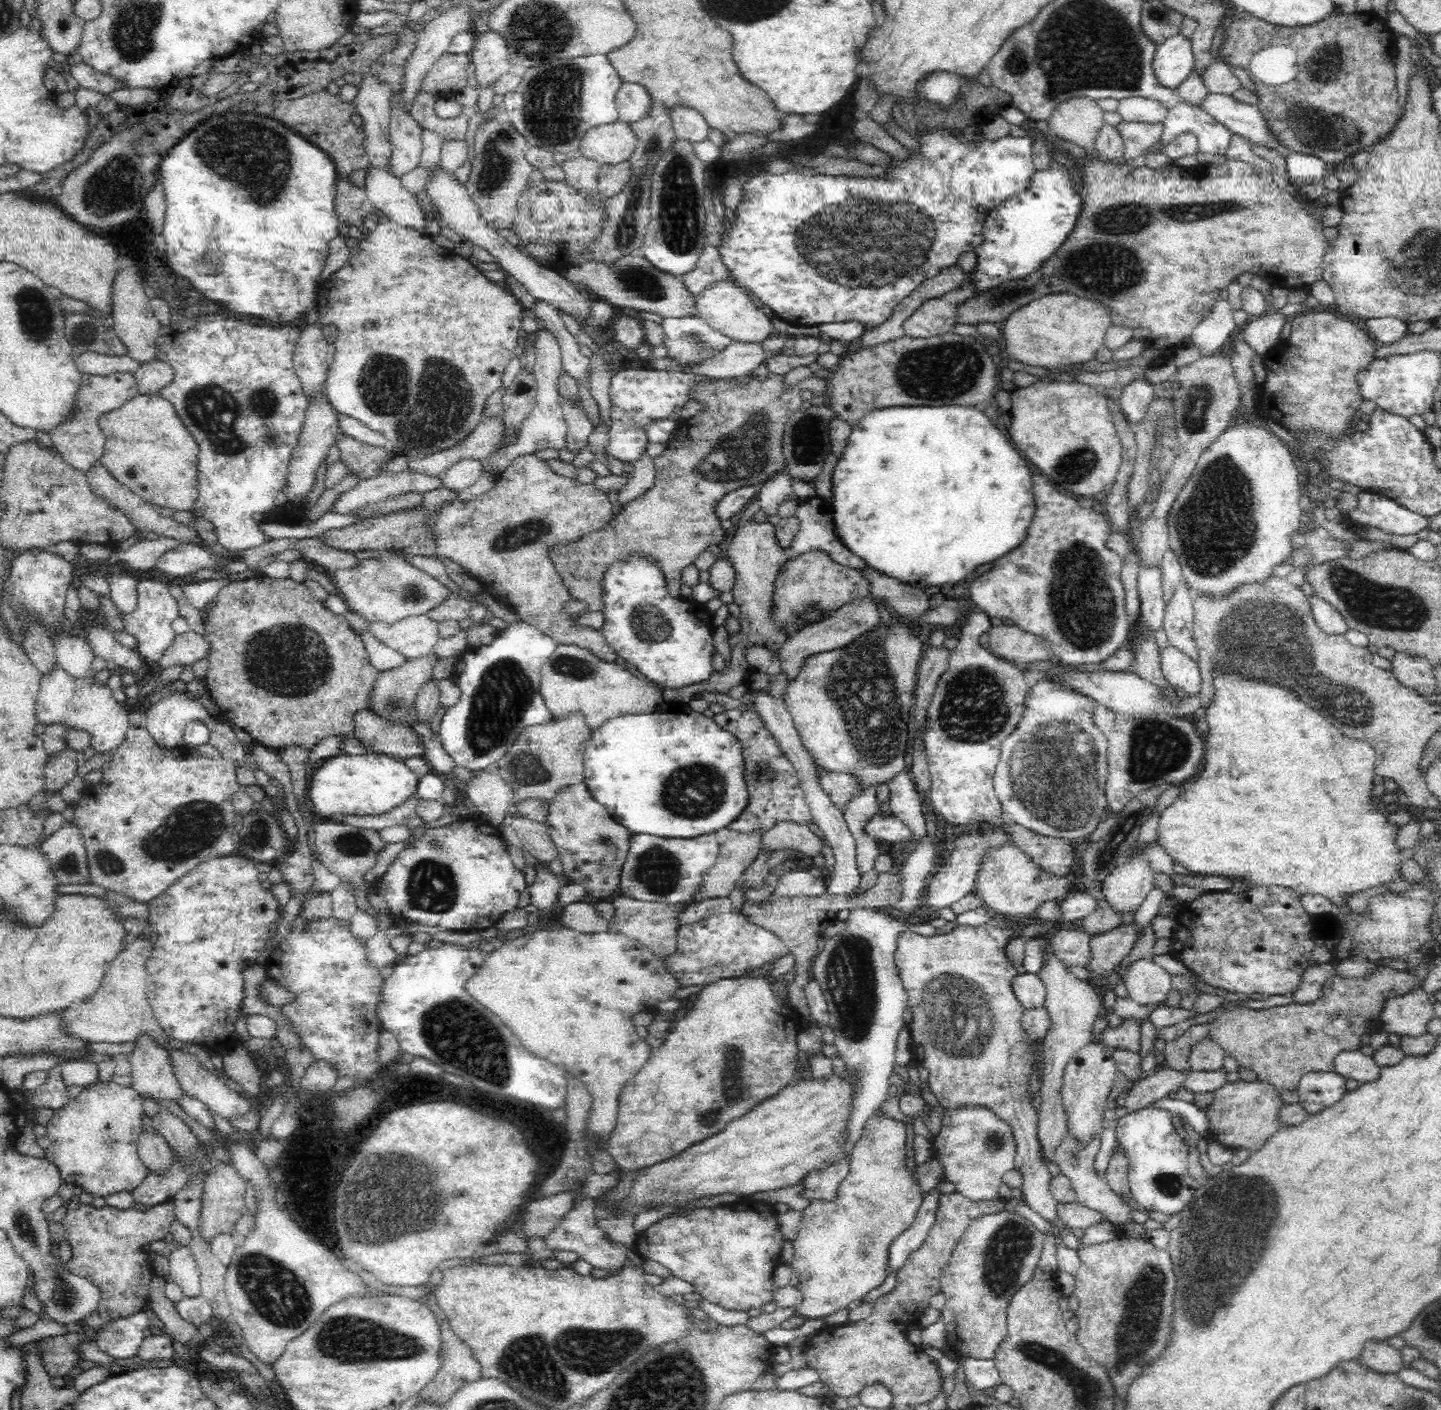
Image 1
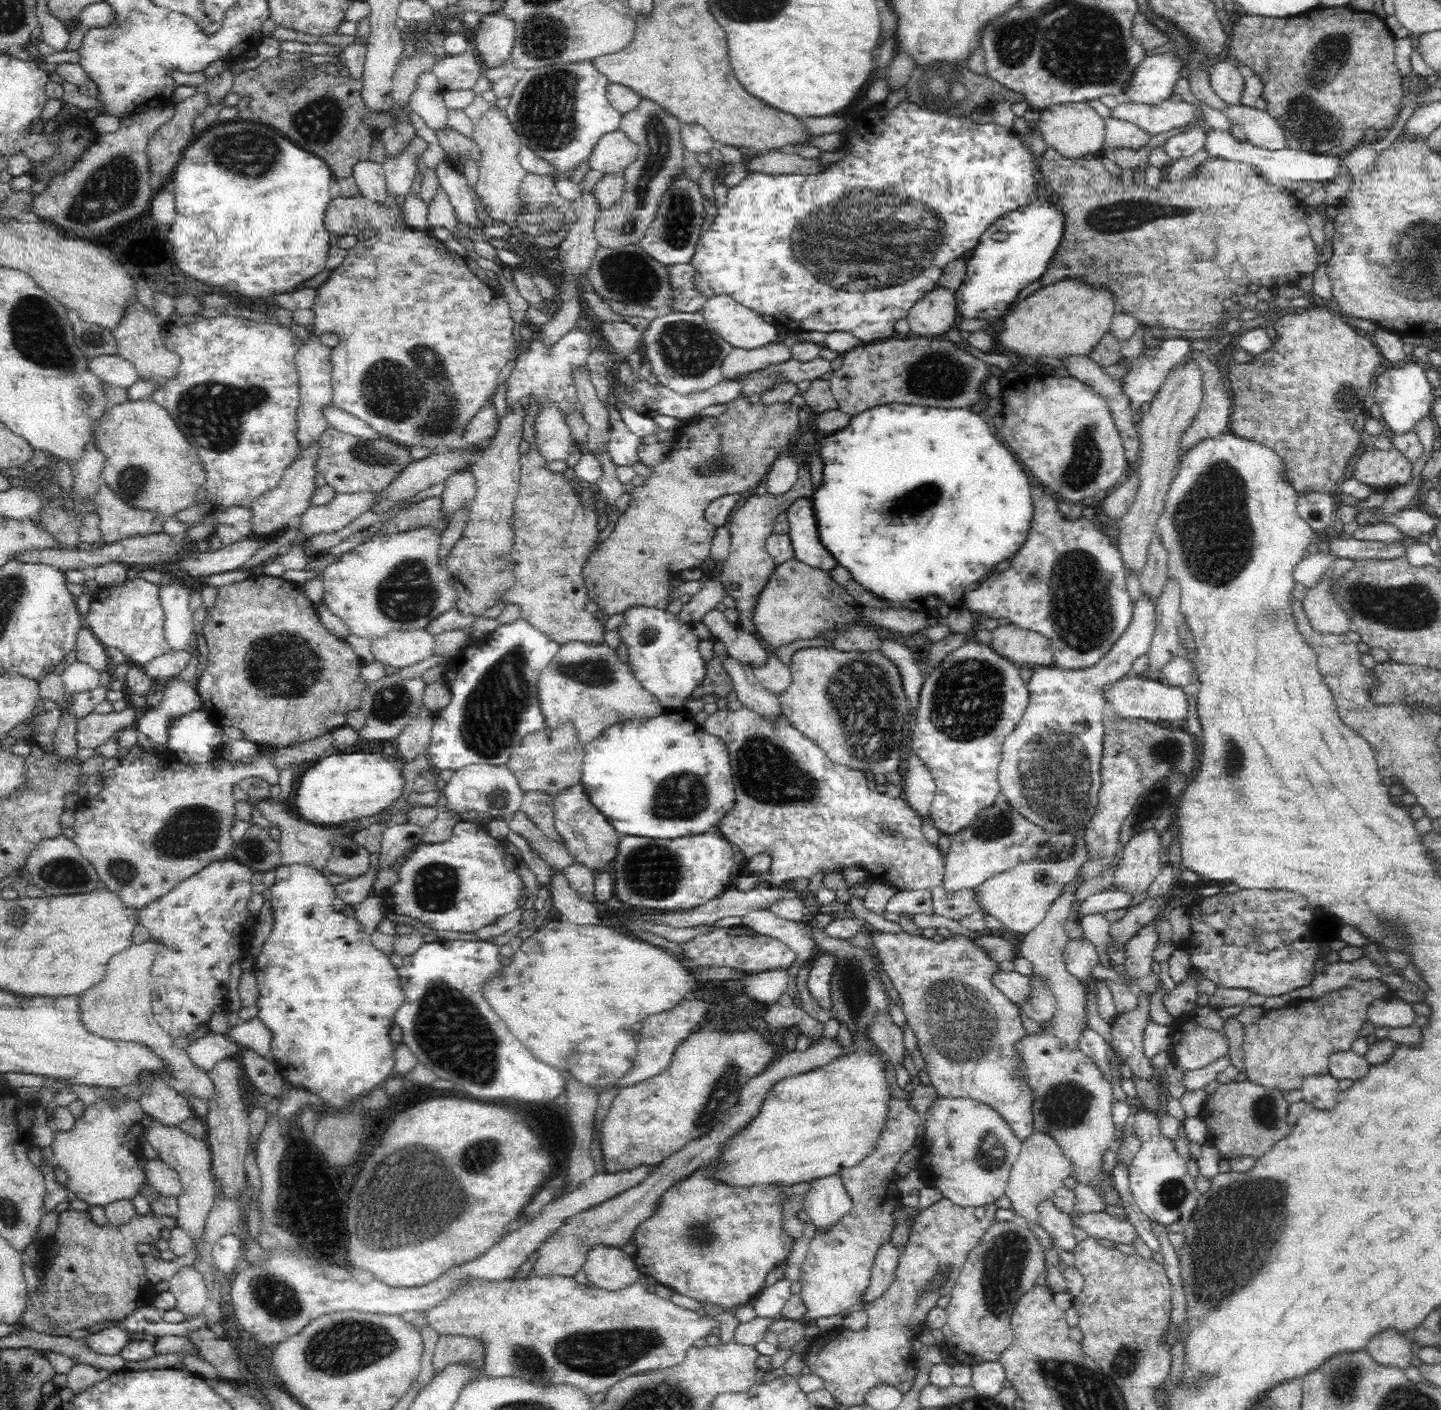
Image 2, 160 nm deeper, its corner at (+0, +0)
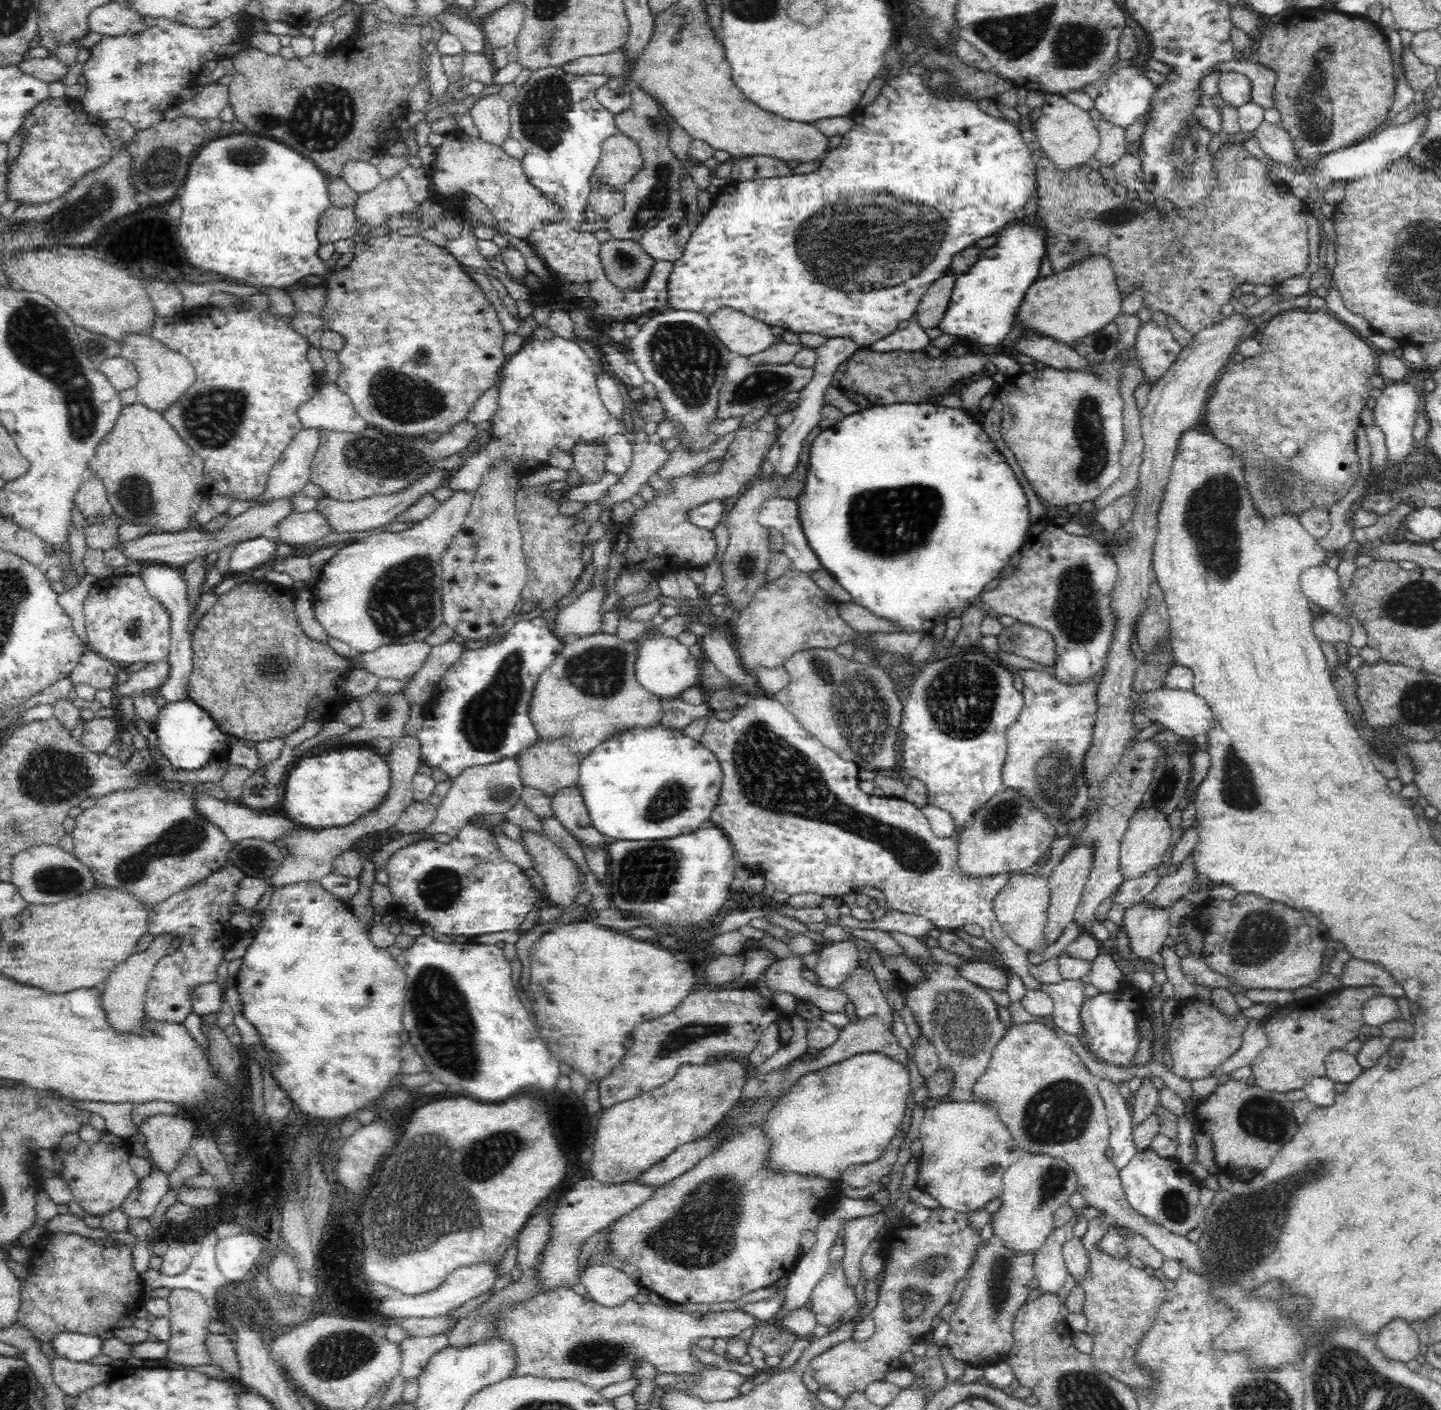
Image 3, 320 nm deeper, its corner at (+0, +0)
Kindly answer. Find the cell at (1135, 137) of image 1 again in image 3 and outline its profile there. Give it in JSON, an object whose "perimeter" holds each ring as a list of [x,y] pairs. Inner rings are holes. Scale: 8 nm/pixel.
{"perimeter":[[[1104,120],[1094,125],[1097,128],[1100,142],[1093,157],[1100,162],[1100,166],[1112,168],[1113,164],[1118,162],[1127,150],[1124,129]]]}

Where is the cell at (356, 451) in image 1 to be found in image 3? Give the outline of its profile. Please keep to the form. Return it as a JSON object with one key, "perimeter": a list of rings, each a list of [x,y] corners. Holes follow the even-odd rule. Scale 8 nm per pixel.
{"perimeter":[[[466,420],[432,442],[425,437],[401,436],[368,425],[356,433],[320,429],[310,481],[322,488],[324,496],[346,502],[399,493],[426,476],[438,460],[463,452],[474,436],[476,425]]]}

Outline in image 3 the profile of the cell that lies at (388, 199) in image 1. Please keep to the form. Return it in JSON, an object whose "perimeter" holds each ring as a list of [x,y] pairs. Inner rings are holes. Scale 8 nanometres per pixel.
{"perimeter":[[[363,160],[345,162],[340,178],[359,195],[374,190],[381,183],[377,167]]]}

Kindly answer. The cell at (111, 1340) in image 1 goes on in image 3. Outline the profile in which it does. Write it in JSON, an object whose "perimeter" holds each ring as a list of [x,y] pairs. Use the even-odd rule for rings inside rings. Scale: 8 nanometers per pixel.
{"perimeter":[[[64,1331],[50,1338],[56,1356],[70,1362],[96,1361],[103,1348],[103,1340],[95,1335],[83,1335]]]}

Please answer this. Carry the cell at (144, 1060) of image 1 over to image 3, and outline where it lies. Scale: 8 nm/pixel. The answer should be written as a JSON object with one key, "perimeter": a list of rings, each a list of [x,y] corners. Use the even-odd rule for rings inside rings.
{"perimeter":[[[158,1114],[150,1118],[146,1118],[138,1127],[138,1132],[144,1135],[144,1146],[147,1148],[149,1155],[146,1158],[150,1164],[151,1171],[162,1171],[166,1177],[174,1172],[181,1163],[181,1160],[186,1157],[186,1154],[191,1152],[191,1140],[195,1135],[195,1124],[181,1117],[180,1114],[162,1115]]]}

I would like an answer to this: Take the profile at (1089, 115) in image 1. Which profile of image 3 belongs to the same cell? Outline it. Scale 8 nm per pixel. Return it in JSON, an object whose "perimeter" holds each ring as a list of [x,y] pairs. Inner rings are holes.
{"perimeter":[[[1044,93],[1042,116],[1036,122],[1035,136],[1044,156],[1051,159],[1061,171],[1086,164],[1099,147],[1099,134],[1088,112],[1066,101],[1062,96]]]}

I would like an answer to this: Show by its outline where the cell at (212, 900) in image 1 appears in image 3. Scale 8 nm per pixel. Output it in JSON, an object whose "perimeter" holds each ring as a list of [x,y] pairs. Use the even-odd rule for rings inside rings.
{"perimeter":[[[228,863],[210,873],[200,883],[177,892],[148,909],[149,932],[155,936],[175,932],[182,943],[172,955],[163,956],[154,964],[144,996],[145,1016],[157,1021],[183,1024],[187,1014],[192,1013],[192,989],[216,980],[217,968],[226,950],[242,936],[242,931],[238,932],[228,924],[228,918],[232,916],[228,908],[234,904],[235,892],[244,877],[243,870]]]}

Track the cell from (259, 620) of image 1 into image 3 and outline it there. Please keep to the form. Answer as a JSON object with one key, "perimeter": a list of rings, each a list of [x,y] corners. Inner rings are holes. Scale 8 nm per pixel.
{"perimeter":[[[264,580],[264,584],[260,584],[260,588],[258,588],[258,586],[250,586],[250,584],[242,582],[241,585],[238,585],[238,588],[234,587],[230,592],[221,594],[214,606],[199,616],[198,622],[192,628],[191,641],[192,670],[190,678],[188,678],[188,686],[186,686],[186,696],[203,710],[206,710],[207,714],[210,714],[210,717],[221,732],[238,739],[260,743],[271,739],[285,738],[295,732],[298,726],[304,724],[309,705],[314,705],[314,714],[324,724],[324,722],[336,720],[337,715],[340,713],[340,708],[350,701],[347,698],[347,694],[344,693],[343,687],[344,678],[351,671],[350,662],[346,662],[343,657],[334,654],[334,650],[330,648],[330,645],[324,646],[324,644],[312,642],[310,638],[304,636],[304,632],[298,626],[296,616],[294,616],[294,593],[292,586],[280,588],[280,586],[274,584],[266,584],[266,580]]]}

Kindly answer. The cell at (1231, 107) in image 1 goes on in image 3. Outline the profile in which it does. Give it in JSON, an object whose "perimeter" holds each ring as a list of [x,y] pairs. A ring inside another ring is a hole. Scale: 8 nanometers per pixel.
{"perimeter":[[[1264,121],[1255,133],[1255,138],[1258,138],[1262,150],[1270,160],[1282,162],[1293,172],[1304,172],[1303,165],[1300,163],[1301,157],[1297,154],[1291,136],[1286,130]]]}

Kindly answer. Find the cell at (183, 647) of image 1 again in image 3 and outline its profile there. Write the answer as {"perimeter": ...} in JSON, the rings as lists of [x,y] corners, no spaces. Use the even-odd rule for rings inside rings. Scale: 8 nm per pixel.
{"perimeter":[[[167,659],[147,663],[140,671],[129,673],[128,680],[118,685],[114,692],[120,696],[132,697],[136,693],[148,693],[161,687],[167,681],[169,675],[169,666]]]}

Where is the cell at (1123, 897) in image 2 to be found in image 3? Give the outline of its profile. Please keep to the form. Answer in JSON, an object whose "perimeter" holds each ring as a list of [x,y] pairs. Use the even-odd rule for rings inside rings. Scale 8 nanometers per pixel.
{"perimeter":[[[1156,866],[1156,869],[1148,870],[1148,872],[1142,874],[1140,878],[1123,881],[1123,883],[1117,887],[1115,894],[1112,894],[1114,902],[1116,904],[1122,904],[1124,908],[1130,908],[1132,904],[1143,902],[1162,878],[1162,876],[1158,874],[1158,868],[1160,867]]]}

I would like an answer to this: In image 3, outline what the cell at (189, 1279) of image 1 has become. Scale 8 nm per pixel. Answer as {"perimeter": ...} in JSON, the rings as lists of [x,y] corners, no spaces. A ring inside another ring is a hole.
{"perimeter":[[[171,1289],[167,1301],[169,1306],[167,1320],[171,1336],[166,1342],[168,1348],[166,1348],[165,1359],[184,1366],[210,1365],[211,1358],[205,1340],[210,1336],[209,1326],[213,1321],[208,1303],[197,1292],[186,1289]]]}

